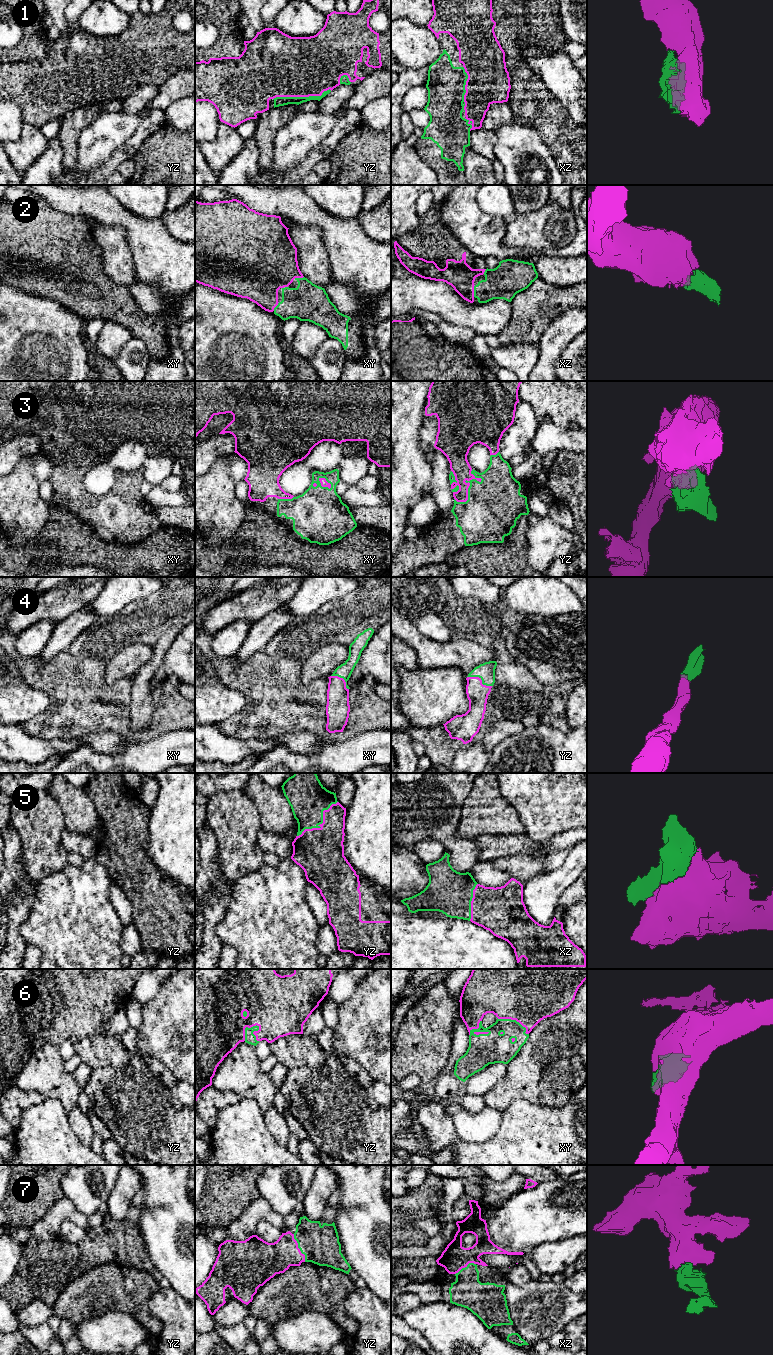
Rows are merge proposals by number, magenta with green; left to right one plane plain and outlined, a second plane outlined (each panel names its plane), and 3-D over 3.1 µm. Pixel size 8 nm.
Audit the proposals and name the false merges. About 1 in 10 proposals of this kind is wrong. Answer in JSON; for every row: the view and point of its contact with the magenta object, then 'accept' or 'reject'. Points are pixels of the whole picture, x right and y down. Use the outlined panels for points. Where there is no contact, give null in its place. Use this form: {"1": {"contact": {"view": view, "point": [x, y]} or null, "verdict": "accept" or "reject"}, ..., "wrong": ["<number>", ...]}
{"1": {"contact": {"view": "yz", "point": [302, 96]}, "verdict": "accept"}, "2": {"contact": {"view": "xz", "point": [473, 291]}, "verdict": "accept"}, "3": {"contact": {"view": "yz", "point": [467, 489]}, "verdict": "accept"}, "4": {"contact": {"view": "yz", "point": [480, 679]}, "verdict": "accept"}, "5": {"contact": {"view": "yz", "point": [323, 822]}, "verdict": "accept"}, "6": {"contact": {"view": "yz", "point": [259, 1029]}, "verdict": "accept"}, "7": {"contact": {"view": "yz", "point": [298, 1248]}, "verdict": "accept"}, "wrong": []}

